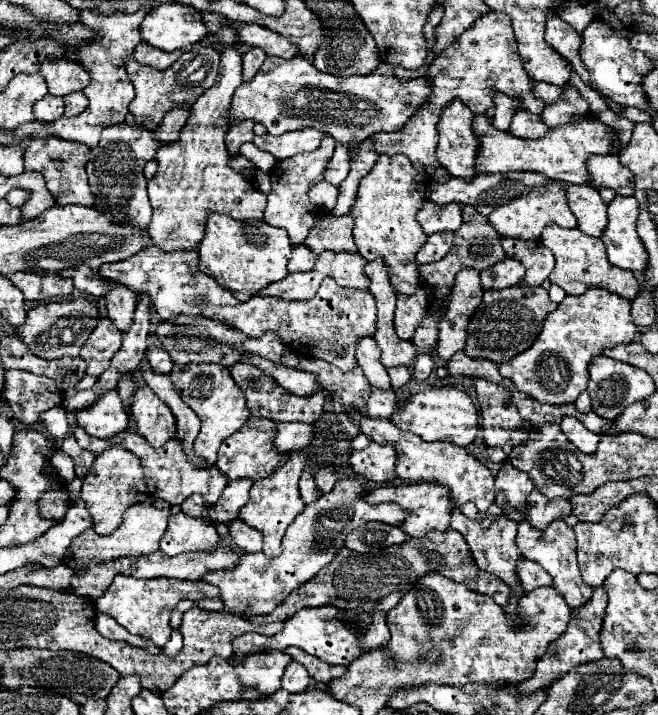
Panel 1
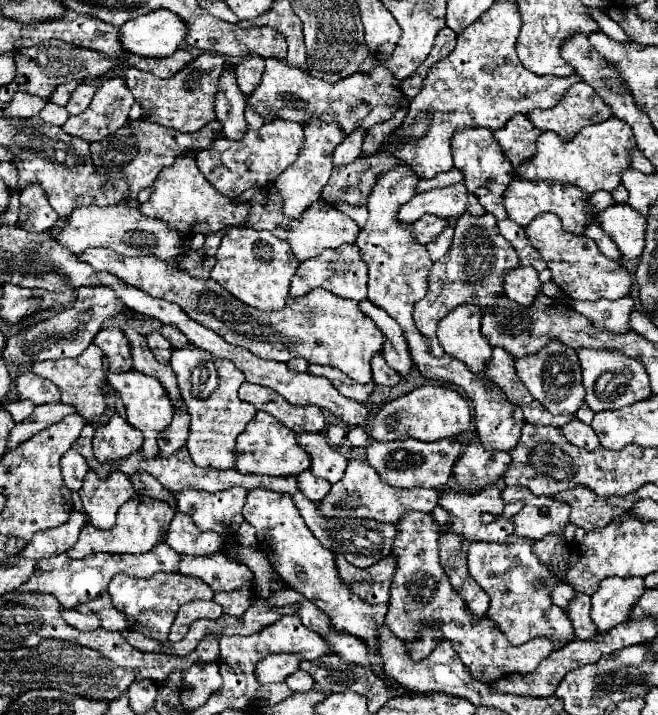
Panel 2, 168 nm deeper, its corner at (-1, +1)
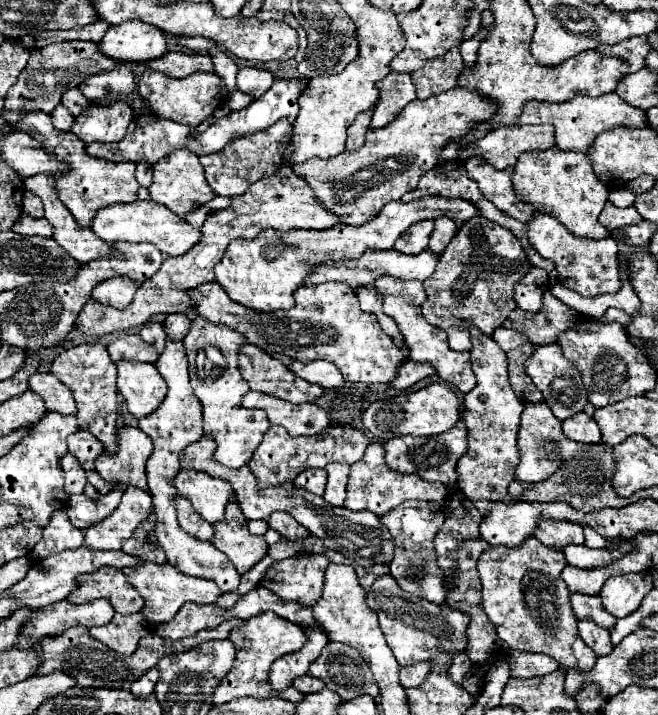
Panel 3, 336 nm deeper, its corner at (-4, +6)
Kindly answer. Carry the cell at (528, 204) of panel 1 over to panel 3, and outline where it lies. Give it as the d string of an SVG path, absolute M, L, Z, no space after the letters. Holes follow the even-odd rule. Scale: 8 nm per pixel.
M556 146L550 150L532 150L520 154L512 184L522 200L530 202L538 210L548 212L558 218L574 236L580 238L608 238L610 232L598 222L598 216L608 200L608 188L598 180L588 162L588 156L582 152L564 152Z

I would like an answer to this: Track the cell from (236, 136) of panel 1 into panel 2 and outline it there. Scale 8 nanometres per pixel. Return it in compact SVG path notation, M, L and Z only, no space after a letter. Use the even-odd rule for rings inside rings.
M223 71L219 77L219 91L215 101L217 121L223 125L223 135L231 141L245 137L249 129L245 121L245 101L247 97L237 87L237 79L233 71Z

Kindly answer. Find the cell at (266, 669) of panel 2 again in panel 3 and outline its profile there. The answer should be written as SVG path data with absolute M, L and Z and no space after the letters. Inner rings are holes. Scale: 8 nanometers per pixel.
M303 627L303 630L308 636L304 646L292 654L280 656L270 668L270 684L278 692L292 686L294 678L308 674L308 666L320 656L320 650L328 644L328 636L320 628Z

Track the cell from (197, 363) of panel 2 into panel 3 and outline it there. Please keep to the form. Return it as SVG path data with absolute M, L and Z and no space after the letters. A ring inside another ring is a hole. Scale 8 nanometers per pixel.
M200 316L192 320L192 328L184 338L190 360L190 384L204 410L204 434L214 436L218 444L214 458L228 468L248 464L270 426L264 410L248 410L242 406L242 396L250 390L238 368L238 350L244 344L248 344L248 340L240 332L224 324L210 324Z

